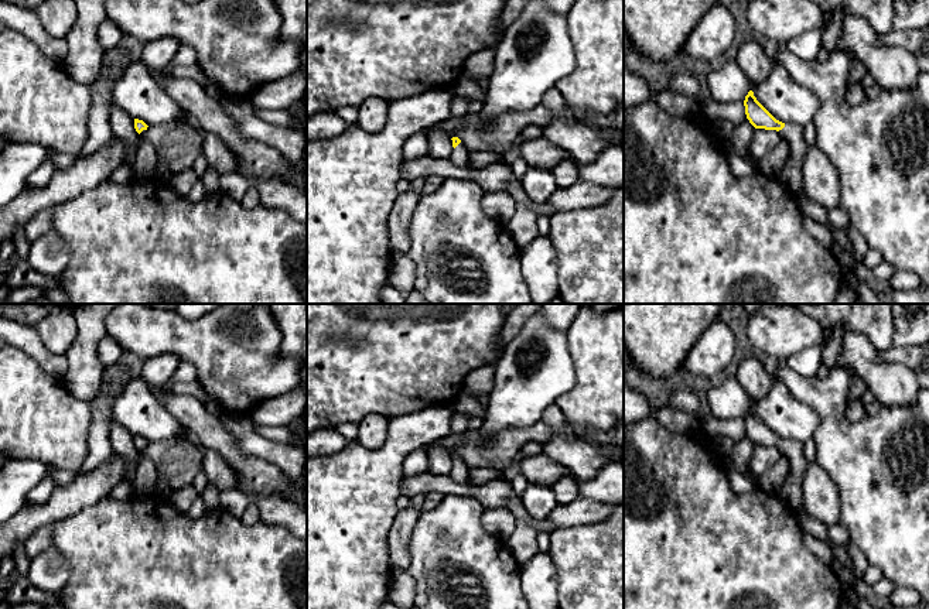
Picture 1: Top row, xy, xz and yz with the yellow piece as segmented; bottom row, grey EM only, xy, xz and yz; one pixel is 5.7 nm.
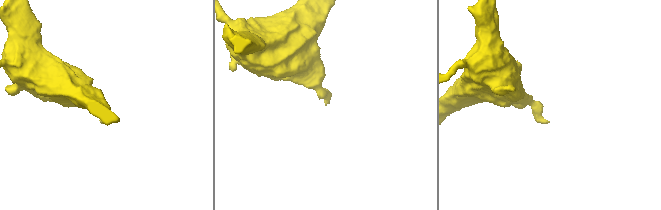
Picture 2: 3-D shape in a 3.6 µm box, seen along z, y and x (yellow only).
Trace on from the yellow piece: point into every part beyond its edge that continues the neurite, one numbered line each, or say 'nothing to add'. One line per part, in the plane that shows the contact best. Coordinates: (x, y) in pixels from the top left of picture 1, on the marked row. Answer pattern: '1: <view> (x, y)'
1: yz (791, 177)

